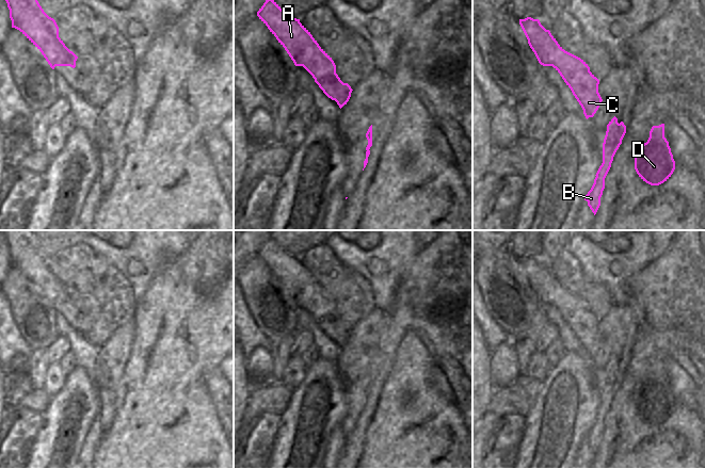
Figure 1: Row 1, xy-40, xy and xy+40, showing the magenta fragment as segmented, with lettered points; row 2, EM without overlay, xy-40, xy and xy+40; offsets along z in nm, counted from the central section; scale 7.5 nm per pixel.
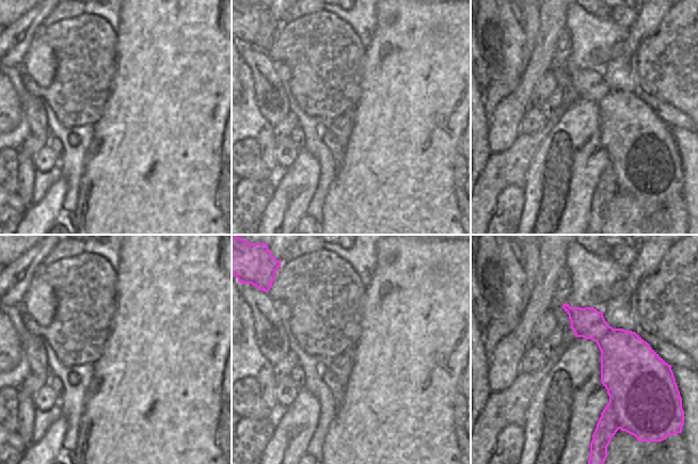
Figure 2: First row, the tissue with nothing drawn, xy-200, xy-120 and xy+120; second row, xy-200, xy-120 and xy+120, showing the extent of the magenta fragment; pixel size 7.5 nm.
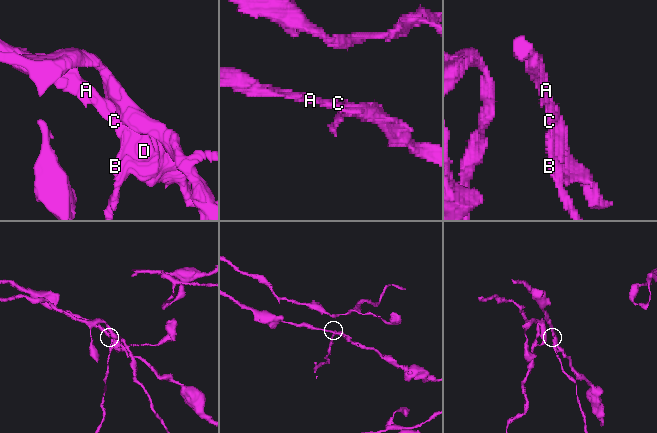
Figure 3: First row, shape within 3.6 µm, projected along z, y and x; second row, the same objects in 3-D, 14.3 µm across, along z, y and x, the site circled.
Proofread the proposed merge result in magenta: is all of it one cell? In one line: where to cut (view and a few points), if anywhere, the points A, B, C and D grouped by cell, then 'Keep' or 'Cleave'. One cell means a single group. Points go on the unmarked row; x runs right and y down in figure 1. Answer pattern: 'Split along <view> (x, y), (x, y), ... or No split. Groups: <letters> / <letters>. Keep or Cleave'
Split along xy+40 (620, 362), (620, 373), (613, 376), (613, 379), (619, 383). Groups: A C D / B. Cleave.

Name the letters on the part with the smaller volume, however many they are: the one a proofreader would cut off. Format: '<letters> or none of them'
B

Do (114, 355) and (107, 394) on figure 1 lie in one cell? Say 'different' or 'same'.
same

